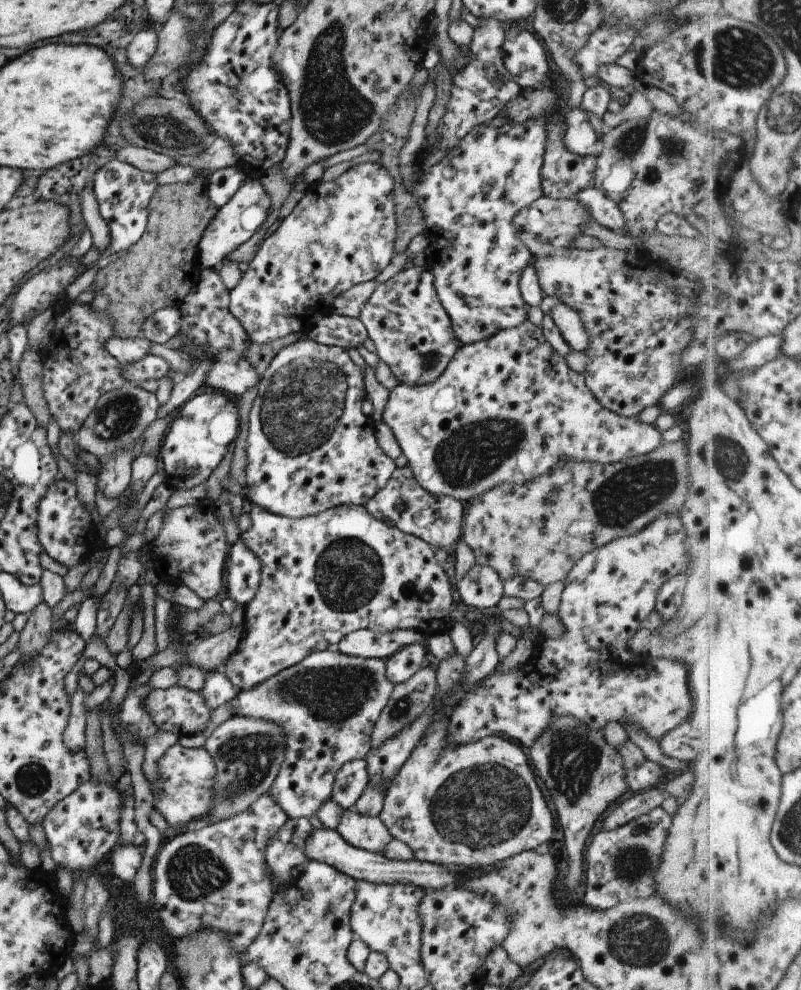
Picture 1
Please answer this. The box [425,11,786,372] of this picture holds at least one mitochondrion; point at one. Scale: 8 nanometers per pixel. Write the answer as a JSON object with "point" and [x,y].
{"point":[738,57]}

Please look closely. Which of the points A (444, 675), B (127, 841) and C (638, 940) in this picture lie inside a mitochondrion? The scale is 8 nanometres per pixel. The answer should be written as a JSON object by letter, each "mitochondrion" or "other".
{"A":"other","B":"other","C":"mitochondrion"}

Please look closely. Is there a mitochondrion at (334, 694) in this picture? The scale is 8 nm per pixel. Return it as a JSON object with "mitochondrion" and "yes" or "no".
{"mitochondrion":"yes"}

